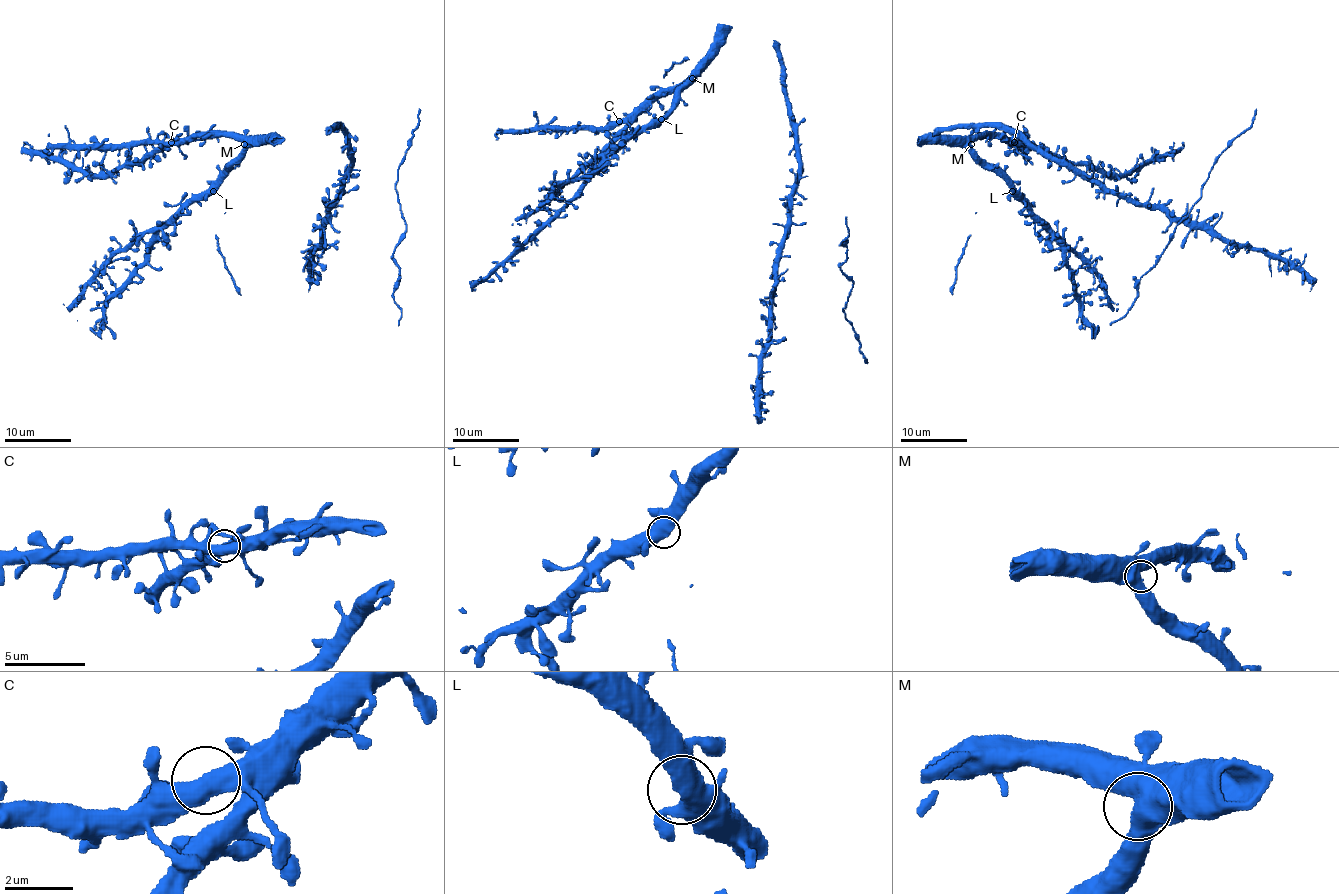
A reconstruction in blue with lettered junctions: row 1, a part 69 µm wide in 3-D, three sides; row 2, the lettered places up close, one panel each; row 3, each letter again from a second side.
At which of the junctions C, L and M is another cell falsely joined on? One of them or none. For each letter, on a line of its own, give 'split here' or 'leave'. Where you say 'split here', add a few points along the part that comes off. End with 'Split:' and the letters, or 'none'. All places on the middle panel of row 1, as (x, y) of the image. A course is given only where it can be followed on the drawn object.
C: leave
L: leave
M: leave
Split: none

